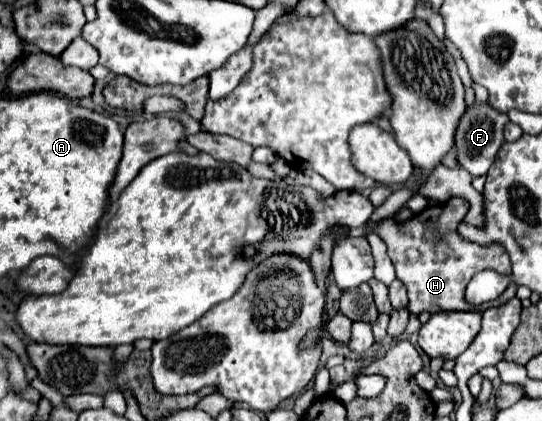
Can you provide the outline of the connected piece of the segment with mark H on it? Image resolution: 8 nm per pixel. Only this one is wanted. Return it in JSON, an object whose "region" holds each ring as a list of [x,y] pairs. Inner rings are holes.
{"region":[[[452,197],[446,205],[426,207],[422,213],[412,217],[410,221],[398,223],[394,219],[382,219],[374,233],[388,245],[388,255],[396,267],[396,277],[406,285],[408,289],[408,311],[414,315],[420,315],[422,311],[428,313],[440,313],[440,311],[486,311],[492,307],[500,307],[512,297],[516,297],[518,285],[510,281],[508,289],[490,303],[484,303],[480,307],[470,307],[464,299],[464,289],[468,281],[484,269],[498,271],[502,275],[512,275],[510,271],[510,259],[506,257],[504,249],[498,249],[498,245],[492,245],[490,249],[480,249],[480,245],[462,241],[458,237],[456,227],[464,219],[468,211],[468,201],[464,197]]]}

